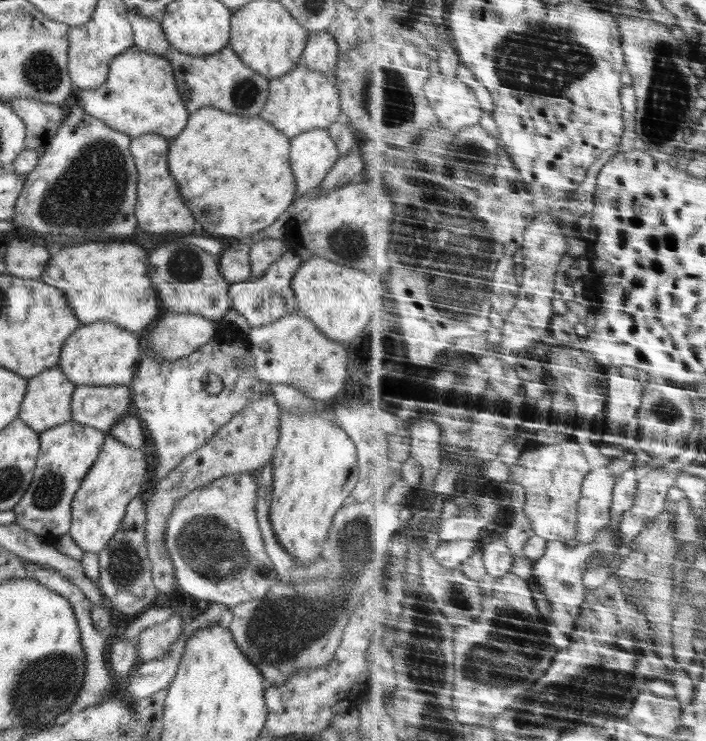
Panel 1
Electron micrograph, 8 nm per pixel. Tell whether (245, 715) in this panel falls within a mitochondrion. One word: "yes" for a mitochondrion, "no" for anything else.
no

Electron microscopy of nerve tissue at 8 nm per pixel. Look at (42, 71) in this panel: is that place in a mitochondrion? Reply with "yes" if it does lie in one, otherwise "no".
yes

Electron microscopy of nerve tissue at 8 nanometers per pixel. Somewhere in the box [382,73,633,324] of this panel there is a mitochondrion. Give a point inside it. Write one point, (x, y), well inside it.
(473, 253)

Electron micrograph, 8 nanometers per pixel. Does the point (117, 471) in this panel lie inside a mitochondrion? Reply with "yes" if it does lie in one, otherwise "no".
no

